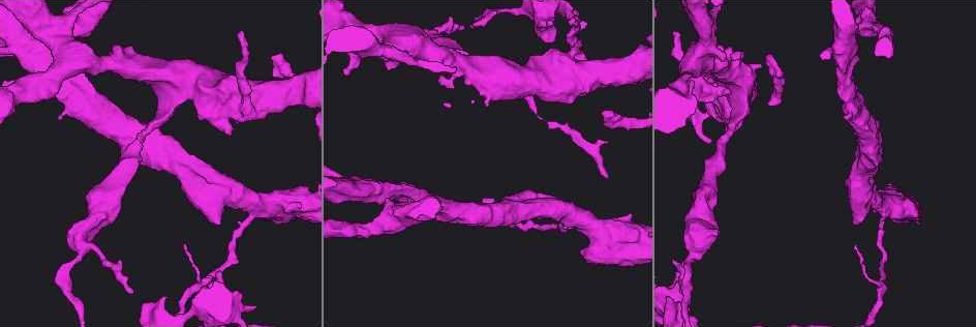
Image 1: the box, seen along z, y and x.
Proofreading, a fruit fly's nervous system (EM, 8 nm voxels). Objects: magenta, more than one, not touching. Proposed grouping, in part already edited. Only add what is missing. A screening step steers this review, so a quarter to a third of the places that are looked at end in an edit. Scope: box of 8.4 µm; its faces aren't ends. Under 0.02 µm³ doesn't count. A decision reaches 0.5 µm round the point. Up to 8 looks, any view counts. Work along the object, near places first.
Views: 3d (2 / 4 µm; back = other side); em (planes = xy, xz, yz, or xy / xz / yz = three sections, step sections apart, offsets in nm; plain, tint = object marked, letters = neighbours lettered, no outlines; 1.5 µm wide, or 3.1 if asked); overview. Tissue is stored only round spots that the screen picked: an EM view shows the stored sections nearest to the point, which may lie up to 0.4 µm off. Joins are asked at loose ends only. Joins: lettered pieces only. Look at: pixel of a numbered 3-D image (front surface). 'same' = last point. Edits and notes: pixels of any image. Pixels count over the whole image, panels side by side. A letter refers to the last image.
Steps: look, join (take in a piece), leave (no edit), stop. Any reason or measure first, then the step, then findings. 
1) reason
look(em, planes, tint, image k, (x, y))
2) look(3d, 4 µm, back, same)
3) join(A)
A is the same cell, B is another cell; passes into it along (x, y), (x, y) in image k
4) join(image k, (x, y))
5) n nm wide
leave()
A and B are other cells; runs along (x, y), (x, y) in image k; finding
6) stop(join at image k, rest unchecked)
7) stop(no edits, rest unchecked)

free end
look(em, xz, step 4, letters, image 1, (604, 113))

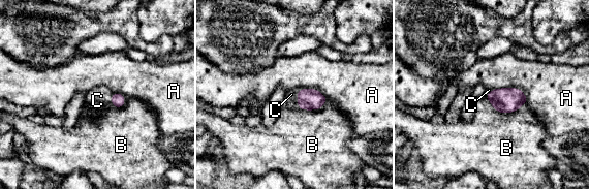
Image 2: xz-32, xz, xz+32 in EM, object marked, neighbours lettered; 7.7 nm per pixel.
another direction
look(em, planes, letters, same)

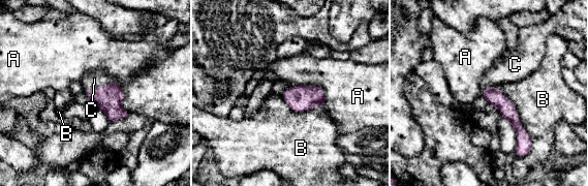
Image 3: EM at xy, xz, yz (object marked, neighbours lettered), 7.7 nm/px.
join(C)
C is the same cell, A and B are other cells; passes into it along (107, 97), (97, 87), (94, 79) in image 3; it goes on there

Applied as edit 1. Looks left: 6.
look(overview)

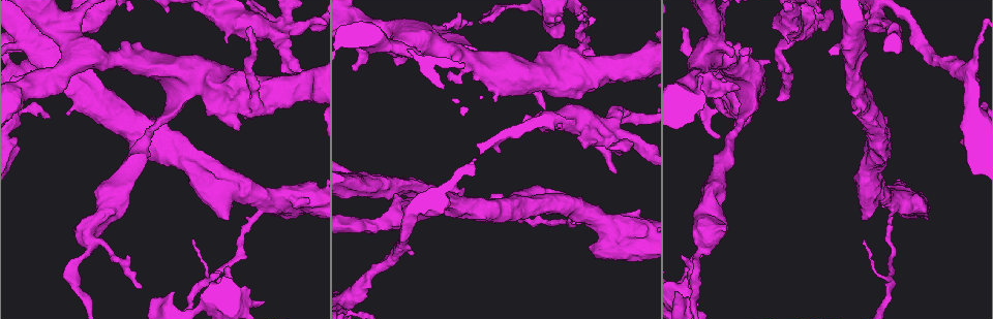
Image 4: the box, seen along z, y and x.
free end
look(em, xy, step 4, letters, image 4, (65, 113))

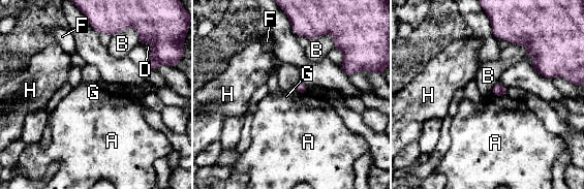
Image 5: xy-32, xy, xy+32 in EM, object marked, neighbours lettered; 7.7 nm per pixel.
look(em, planes, letters, same)

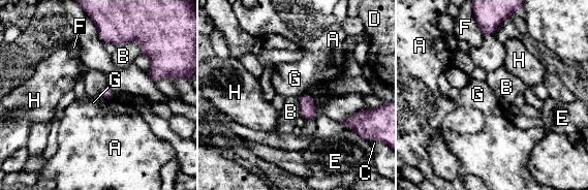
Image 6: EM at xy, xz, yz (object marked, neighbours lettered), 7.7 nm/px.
leave()
A, B, C, D, E, F, G and H are other cells; no lettered piece goes on from it

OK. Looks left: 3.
free end
look(3d, 4 µm, back, image 4, (559, 16))

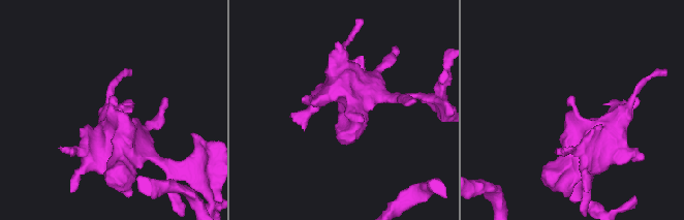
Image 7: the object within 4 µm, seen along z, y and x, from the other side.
shape alone is not enough
look(em, xz, step 4, tint, image 7, (571, 96))

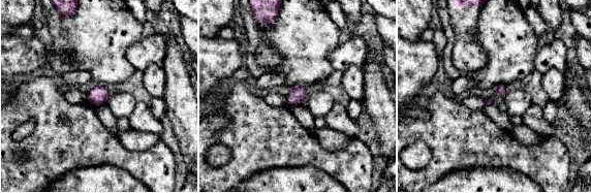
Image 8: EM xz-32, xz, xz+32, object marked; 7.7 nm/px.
look(em, planes, letters, same)

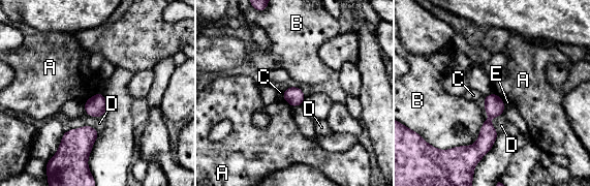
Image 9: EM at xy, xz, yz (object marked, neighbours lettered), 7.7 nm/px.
leave()
A, B, C, D and E are other cells; runs along (493, 96), (488, 135), (477, 155) in image 9; none of them fits

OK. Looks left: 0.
stop(join at image 3, rest unchecked)

